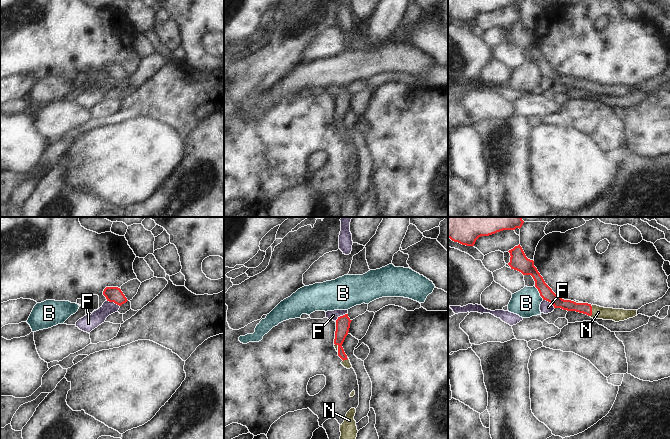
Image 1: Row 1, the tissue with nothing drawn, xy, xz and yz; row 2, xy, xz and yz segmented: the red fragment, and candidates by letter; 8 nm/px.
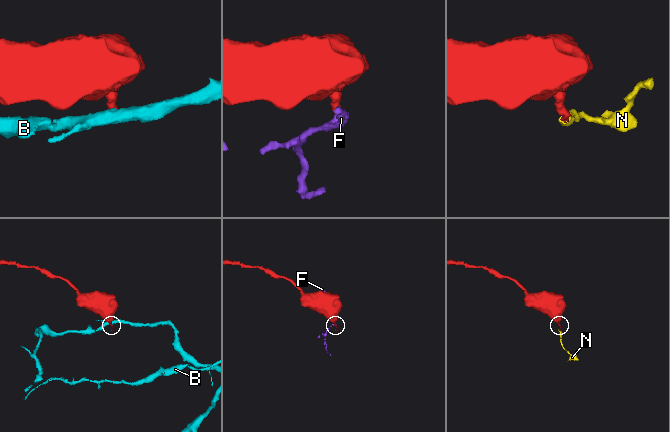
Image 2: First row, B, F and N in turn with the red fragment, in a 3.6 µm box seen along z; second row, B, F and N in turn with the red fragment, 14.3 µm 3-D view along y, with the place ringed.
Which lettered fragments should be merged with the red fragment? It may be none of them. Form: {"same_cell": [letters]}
{"same_cell": ["N"]}

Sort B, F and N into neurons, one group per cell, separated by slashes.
B / F / N

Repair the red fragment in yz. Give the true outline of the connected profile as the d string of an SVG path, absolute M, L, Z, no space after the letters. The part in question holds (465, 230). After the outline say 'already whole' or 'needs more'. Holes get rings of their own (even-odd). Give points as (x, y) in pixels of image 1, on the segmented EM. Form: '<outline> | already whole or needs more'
M448 217L448 238L466 246L474 246L481 236L503 230L521 228L521 217Z | already whole

